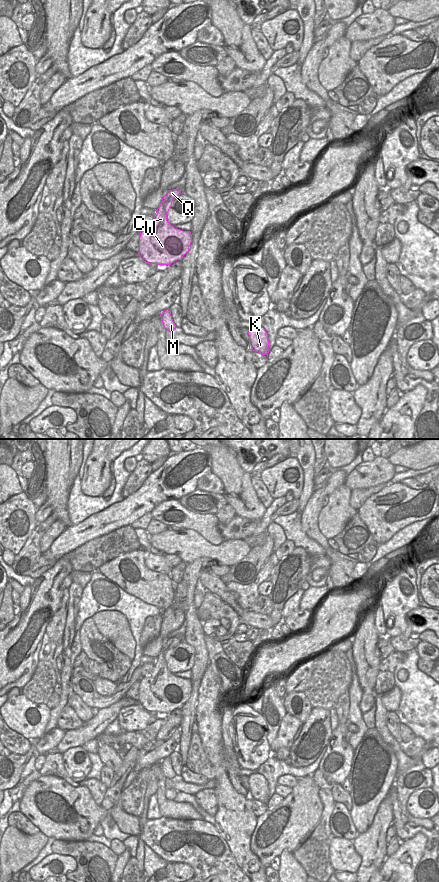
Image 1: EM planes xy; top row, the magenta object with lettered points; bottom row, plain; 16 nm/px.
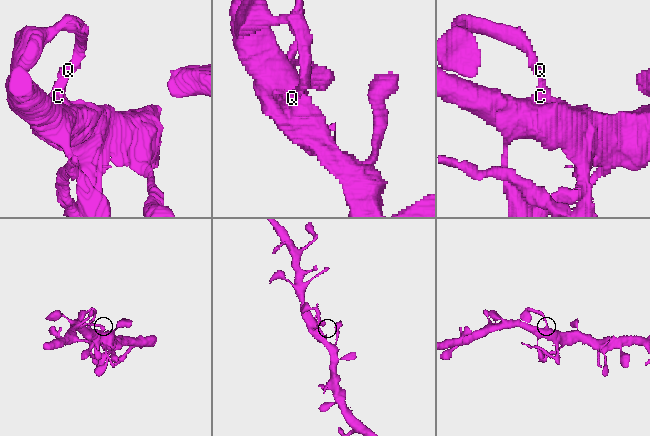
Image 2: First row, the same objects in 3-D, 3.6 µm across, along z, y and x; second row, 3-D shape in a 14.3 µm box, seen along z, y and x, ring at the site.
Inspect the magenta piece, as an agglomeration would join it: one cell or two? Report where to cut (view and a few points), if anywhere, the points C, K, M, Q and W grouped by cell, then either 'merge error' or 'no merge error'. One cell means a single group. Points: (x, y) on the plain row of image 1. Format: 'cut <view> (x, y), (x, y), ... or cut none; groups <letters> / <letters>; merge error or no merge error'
cut none; groups C K M Q W; no merge error

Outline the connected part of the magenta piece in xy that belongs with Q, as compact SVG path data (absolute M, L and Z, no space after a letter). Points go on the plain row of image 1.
M167 639L156 658L153 671L140 679L138 704L146 711L171 713L189 699L192 690L190 679L175 676L167 669L172 650L181 639Z

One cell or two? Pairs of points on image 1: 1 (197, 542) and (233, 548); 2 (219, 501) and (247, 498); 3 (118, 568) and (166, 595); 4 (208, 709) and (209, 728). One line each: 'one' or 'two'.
1: one
2: two
3: one
4: one

